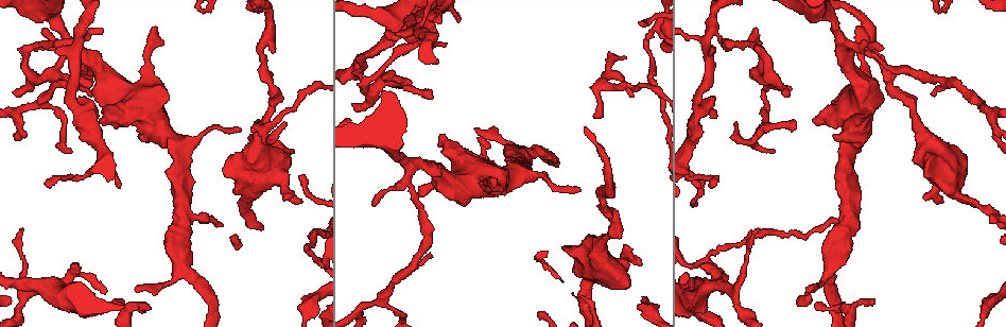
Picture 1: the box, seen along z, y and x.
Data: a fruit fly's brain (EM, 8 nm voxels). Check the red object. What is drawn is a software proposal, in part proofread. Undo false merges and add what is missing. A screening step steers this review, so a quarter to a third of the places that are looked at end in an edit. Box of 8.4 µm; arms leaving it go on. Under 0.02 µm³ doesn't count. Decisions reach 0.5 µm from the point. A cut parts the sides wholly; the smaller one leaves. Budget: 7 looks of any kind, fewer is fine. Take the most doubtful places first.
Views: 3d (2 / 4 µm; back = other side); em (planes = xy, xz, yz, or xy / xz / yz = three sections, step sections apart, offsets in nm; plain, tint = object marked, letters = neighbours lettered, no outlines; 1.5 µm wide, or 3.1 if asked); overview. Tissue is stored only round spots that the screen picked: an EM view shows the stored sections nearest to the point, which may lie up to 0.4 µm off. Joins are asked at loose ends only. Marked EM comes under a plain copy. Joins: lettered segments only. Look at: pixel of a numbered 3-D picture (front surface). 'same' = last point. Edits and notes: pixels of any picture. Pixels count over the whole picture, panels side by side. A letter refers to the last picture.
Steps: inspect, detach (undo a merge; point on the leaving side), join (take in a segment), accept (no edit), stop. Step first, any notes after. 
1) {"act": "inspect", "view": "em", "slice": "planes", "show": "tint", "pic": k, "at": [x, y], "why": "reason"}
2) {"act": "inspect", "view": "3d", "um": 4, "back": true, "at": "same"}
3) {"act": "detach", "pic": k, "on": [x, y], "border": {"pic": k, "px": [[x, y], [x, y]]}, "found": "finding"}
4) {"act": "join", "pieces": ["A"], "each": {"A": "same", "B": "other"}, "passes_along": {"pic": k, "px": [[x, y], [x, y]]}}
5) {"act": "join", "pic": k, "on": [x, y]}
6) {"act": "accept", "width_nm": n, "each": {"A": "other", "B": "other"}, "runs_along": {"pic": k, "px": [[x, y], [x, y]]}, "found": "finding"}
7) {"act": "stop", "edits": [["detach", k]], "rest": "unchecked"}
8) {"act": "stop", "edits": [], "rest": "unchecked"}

{"act": "inspect", "view": "3d", "um": 4, "back": true, "pic": 1, "at": [480, 139], "why": "an open end"}

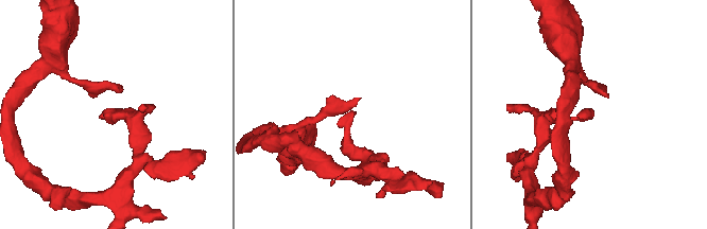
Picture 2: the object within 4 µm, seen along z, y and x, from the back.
{"act": "inspect", "view": "em", "slice": "xy", "step": 4, "show": "letters", "pic": 2, "at": [589, 109], "why": "need the tissue"}

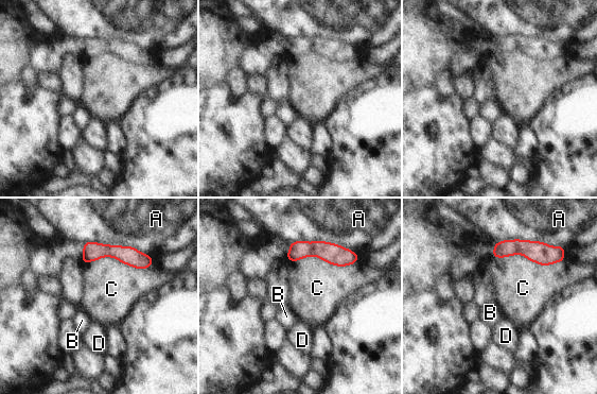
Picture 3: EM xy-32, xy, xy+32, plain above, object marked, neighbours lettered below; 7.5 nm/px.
{"act": "inspect", "view": "em", "slice": "planes", "show": "letters", "at": "same", "why": "another direction"}

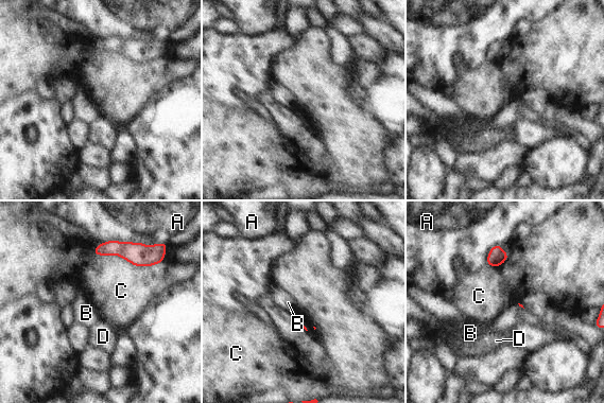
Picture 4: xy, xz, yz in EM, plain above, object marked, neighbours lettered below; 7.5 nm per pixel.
{"act": "accept", "each": {"A": "other", "B": "other", "C": "other", "D": "other"}, "border": {"pic": 4, "px": [[95, 256], [160, 262]]}, "found": "none of them fits"}

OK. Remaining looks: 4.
{"act": "inspect", "view": "3d", "um": 4, "pic": 1, "at": [756, 231], "why": "branch stops here"}

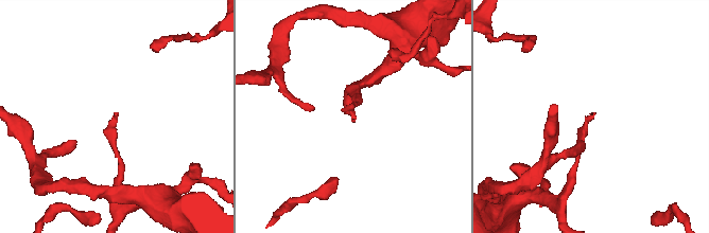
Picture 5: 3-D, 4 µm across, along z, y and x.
{"act": "inspect", "view": "em", "slice": "yz", "step": 8, "show": "letters", "pic": 5, "at": [593, 114]}

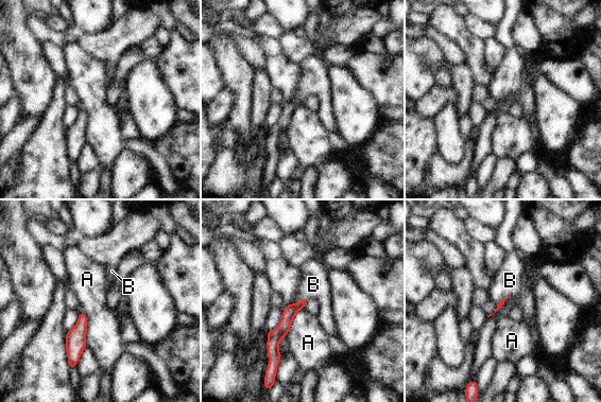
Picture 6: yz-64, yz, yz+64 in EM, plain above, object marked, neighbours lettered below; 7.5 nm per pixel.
{"act": "join", "pieces": ["B"], "each": {"A": "other", "B": "same"}, "passes_along": {"pic": 6, "px": [[288, 314], [302, 300], [313, 284]]}, "found": "the neuron continues"}

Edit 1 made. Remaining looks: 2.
{"act": "stop", "edits": [["join", 6]], "rest": "unchecked"}

